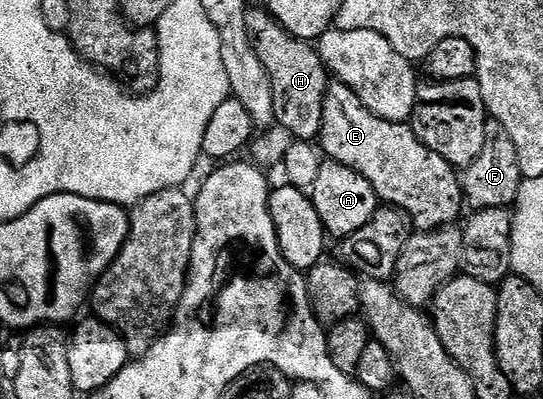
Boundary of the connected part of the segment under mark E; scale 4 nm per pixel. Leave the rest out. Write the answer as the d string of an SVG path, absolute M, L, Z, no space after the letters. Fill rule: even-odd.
M333 82L325 94L319 144L328 159L363 174L375 186L378 201L404 213L414 229L434 232L456 225L460 221L461 204L463 208L458 169L428 149L408 123L401 123L405 122L379 118L361 104L348 83Z

